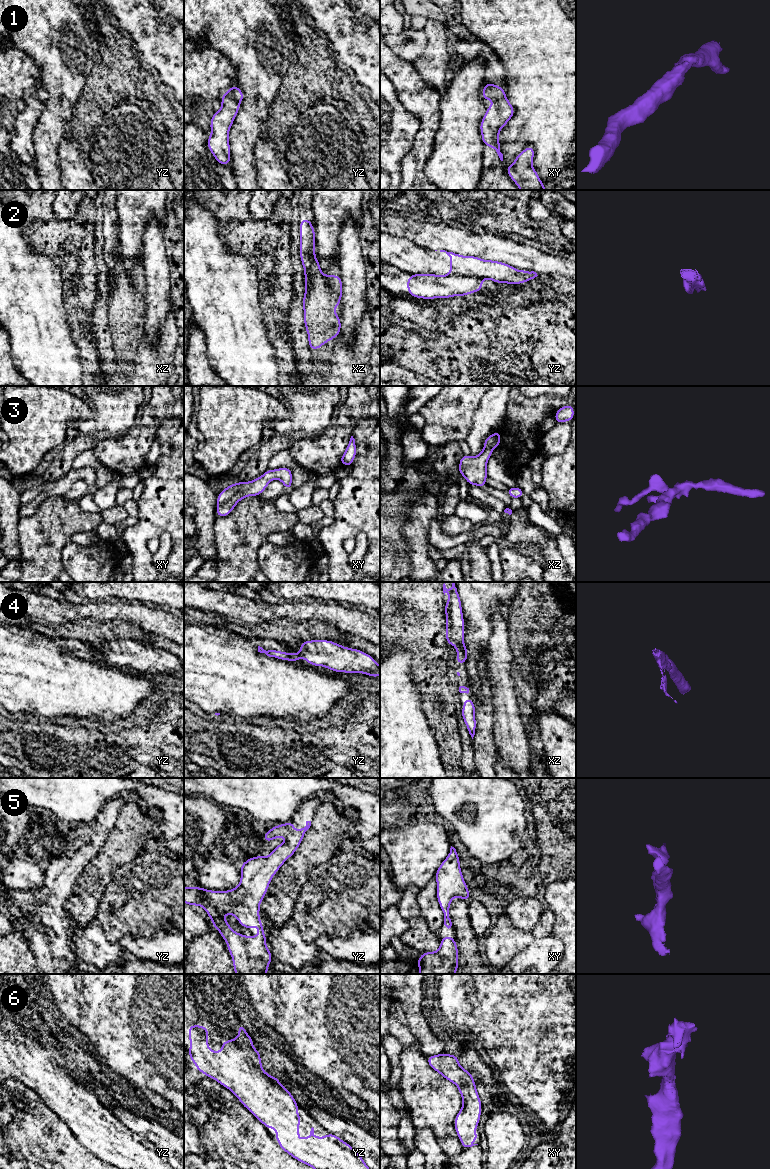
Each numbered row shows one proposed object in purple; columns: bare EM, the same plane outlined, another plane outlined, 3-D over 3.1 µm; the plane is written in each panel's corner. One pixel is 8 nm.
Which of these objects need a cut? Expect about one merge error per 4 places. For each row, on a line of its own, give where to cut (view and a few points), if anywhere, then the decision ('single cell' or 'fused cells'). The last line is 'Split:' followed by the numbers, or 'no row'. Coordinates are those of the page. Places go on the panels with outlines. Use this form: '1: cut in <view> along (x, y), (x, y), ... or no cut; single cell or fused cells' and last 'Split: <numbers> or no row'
1: no cut; single cell
2: cut in yz along (440, 275), (464, 275), (477, 279); fused cells
3: no cut; single cell
4: no cut; single cell
5: no cut; single cell
6: no cut; single cell
Split: 2

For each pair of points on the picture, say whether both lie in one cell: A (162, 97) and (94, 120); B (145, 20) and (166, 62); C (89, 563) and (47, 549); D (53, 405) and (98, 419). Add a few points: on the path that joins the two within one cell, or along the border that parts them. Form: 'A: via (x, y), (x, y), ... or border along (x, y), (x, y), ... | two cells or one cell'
A: via (145, 95), (118, 95), (110, 103) | one cell
B: via (154, 30), (162, 38), (162, 52) | one cell
C: border along (70, 540), (62, 550), (62, 564), (65, 571) | two cells
D: border along (91, 408), (91, 415), (84, 419) | two cells

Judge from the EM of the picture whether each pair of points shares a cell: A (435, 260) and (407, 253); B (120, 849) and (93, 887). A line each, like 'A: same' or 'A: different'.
A: same
B: same

